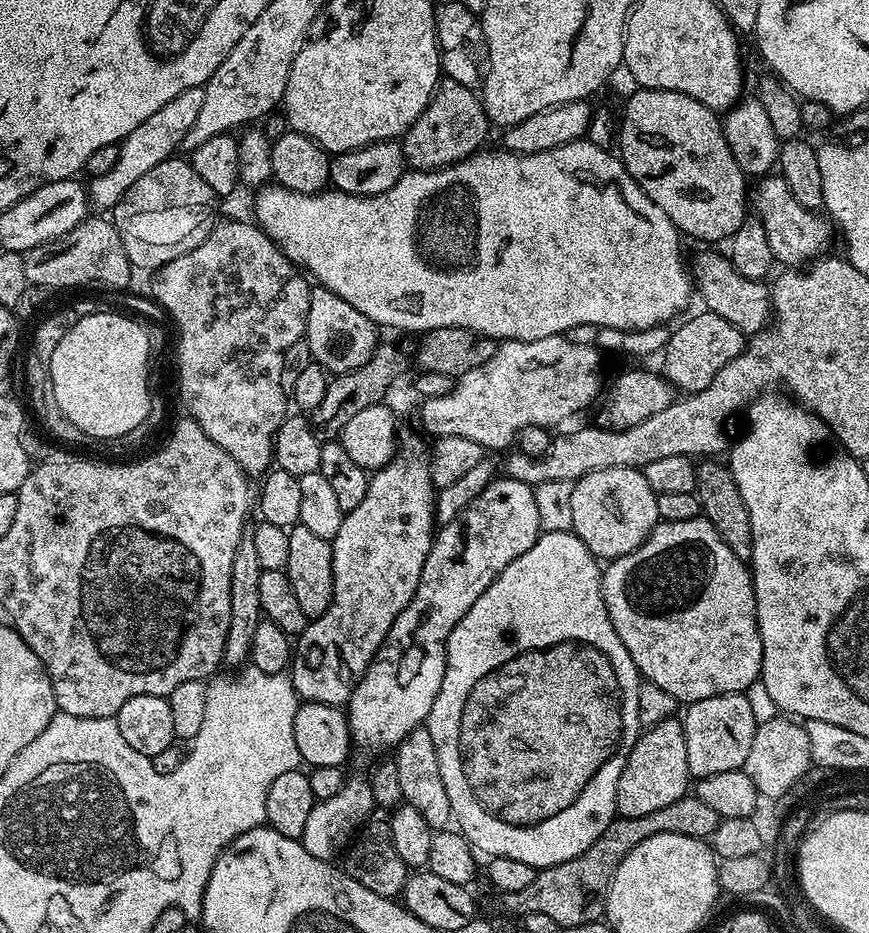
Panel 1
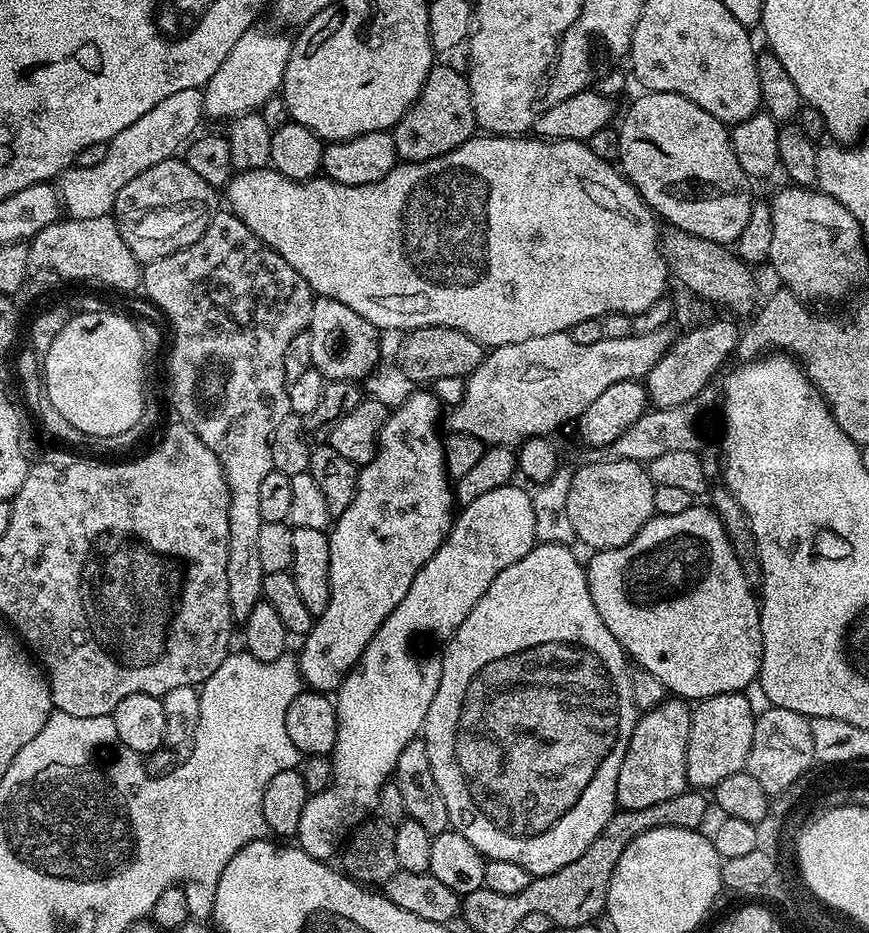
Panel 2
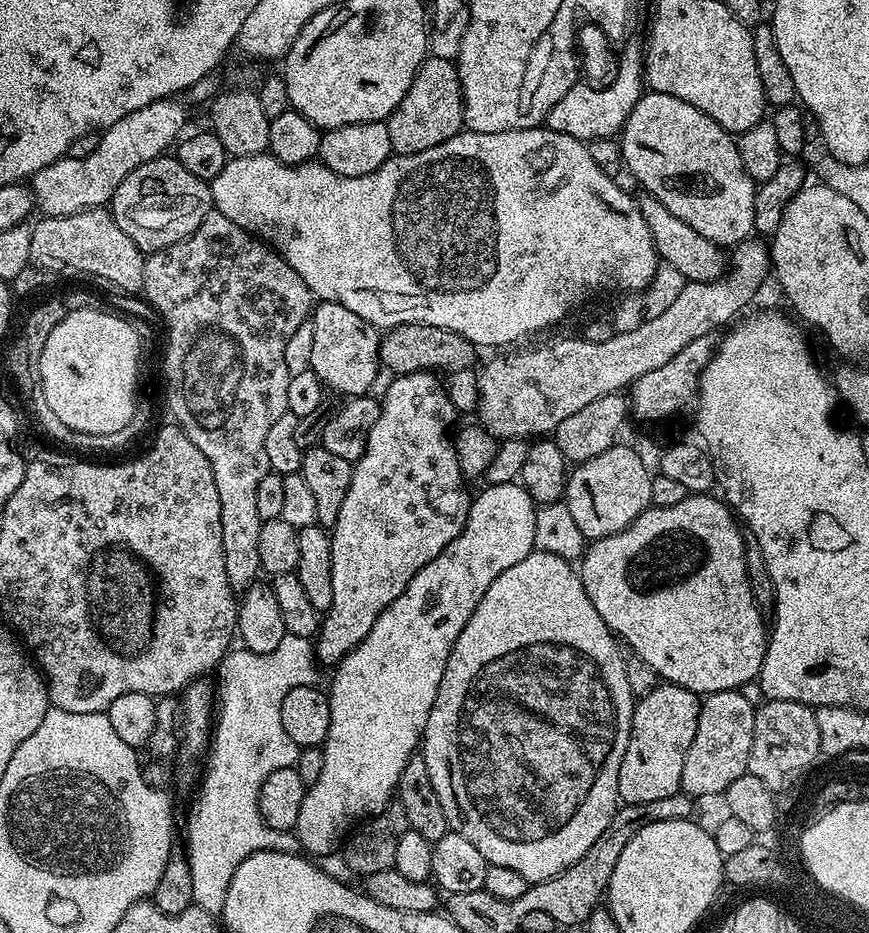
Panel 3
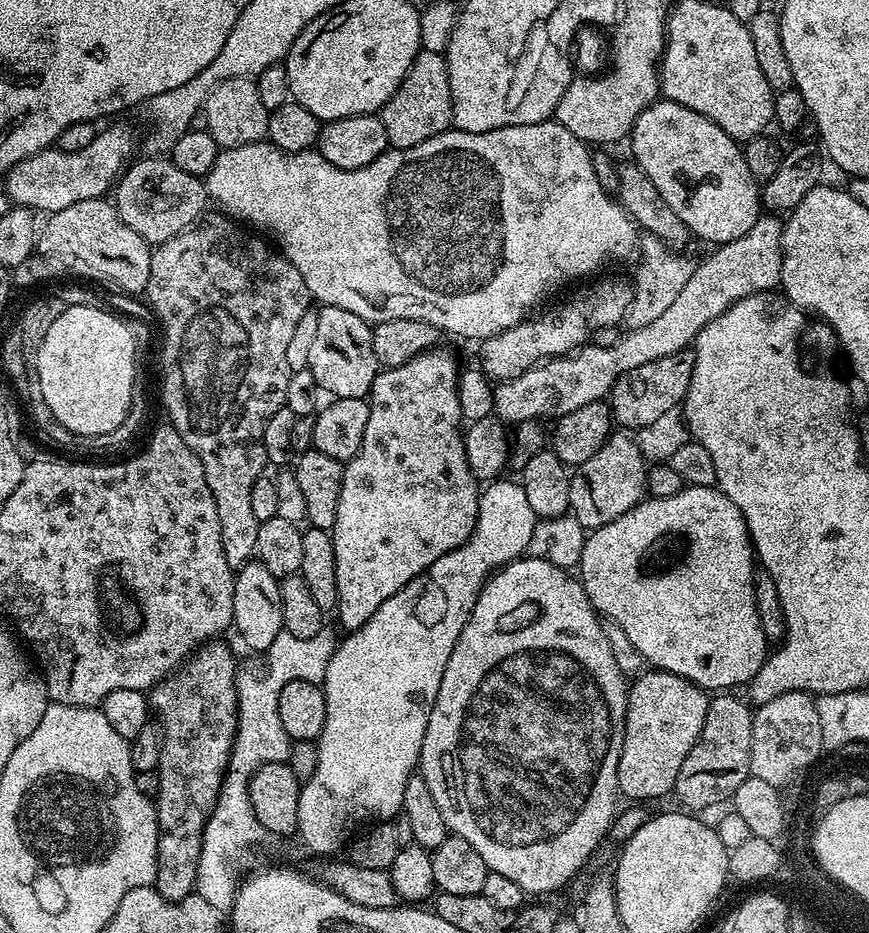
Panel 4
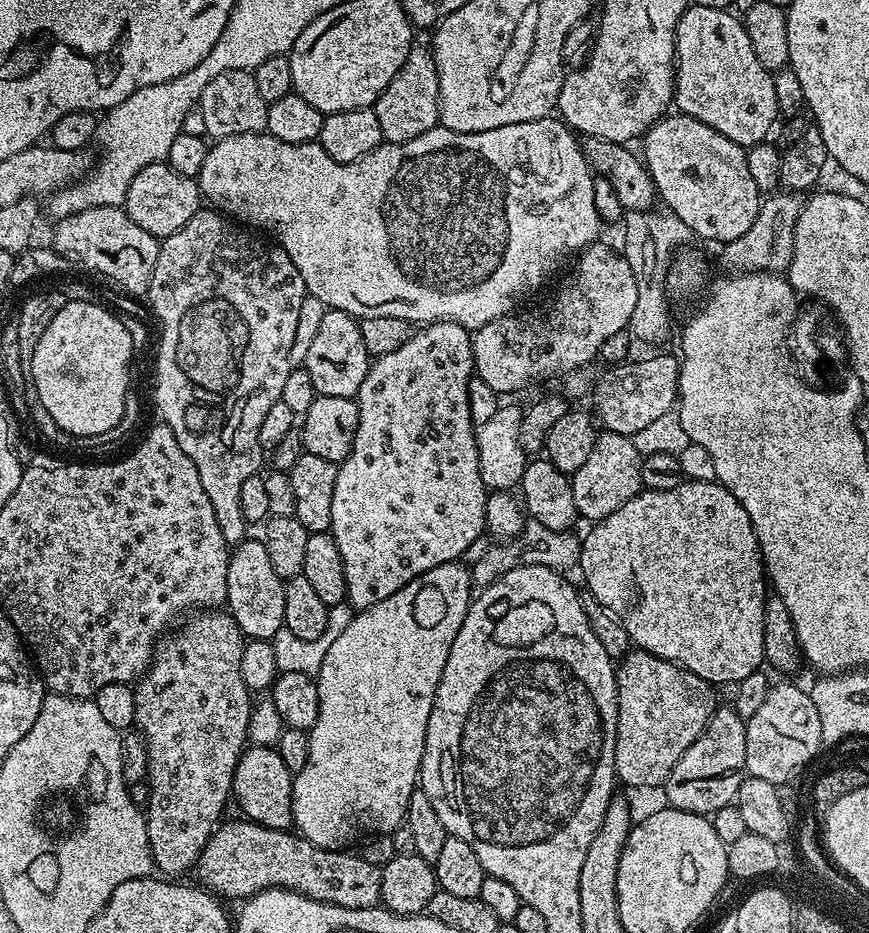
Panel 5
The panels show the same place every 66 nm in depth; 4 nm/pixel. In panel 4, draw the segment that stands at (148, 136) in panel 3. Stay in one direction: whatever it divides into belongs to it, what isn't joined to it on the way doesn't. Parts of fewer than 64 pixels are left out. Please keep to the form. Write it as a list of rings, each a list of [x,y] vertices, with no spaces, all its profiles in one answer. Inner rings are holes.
[[[112,124],[105,132],[97,131],[90,146],[83,150],[66,153],[57,146],[46,148],[18,162],[6,173],[6,195],[13,205],[30,208],[37,214],[66,210],[66,206],[74,206],[74,202],[99,200],[107,197],[110,189],[119,181],[124,169],[133,159],[132,151],[135,148],[136,140],[124,124]]]

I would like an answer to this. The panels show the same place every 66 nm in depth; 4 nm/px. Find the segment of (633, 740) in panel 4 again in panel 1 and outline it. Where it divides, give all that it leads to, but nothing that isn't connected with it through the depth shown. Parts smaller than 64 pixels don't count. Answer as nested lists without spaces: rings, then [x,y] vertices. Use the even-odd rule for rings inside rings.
[[[673,718],[666,722],[658,722],[658,726],[641,731],[626,758],[626,766],[622,766],[622,778],[618,778],[616,815],[626,818],[642,818],[642,814],[662,810],[662,806],[670,806],[670,802],[678,802],[678,798],[689,795],[689,792],[690,777],[686,762],[686,738],[683,723],[679,719]]]

